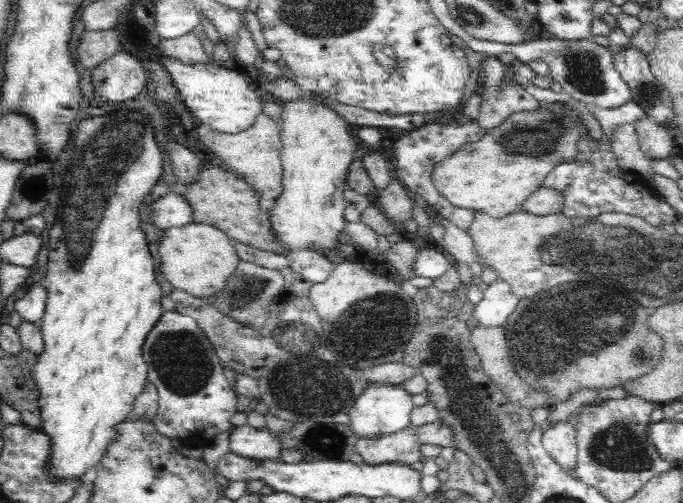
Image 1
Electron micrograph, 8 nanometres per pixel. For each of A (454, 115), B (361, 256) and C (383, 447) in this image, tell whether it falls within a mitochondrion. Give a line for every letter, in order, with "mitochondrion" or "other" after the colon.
A: other
B: other
C: other

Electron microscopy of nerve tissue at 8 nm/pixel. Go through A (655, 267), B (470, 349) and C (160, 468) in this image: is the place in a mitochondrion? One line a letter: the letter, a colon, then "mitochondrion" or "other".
A: mitochondrion
B: other
C: other

